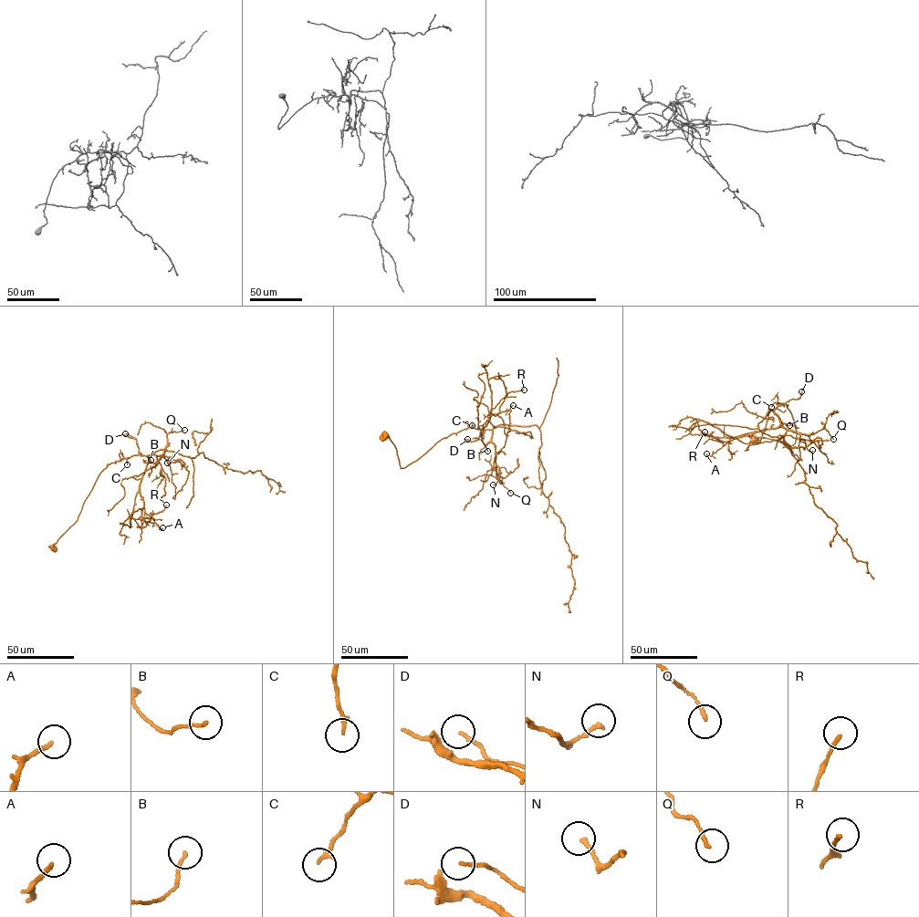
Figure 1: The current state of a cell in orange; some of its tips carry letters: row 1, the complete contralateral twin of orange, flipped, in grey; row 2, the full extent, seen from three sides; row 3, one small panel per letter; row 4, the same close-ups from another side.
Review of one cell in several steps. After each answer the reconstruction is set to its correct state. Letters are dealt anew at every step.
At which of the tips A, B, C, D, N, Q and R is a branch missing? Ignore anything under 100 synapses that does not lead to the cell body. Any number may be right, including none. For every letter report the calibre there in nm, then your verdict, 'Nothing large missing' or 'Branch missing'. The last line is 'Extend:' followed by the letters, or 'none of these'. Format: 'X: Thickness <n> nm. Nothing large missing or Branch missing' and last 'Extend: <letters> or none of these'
A: Thickness 180 nm. Nothing large missing
B: Thickness 130 nm. Nothing large missing
C: Thickness 180 nm. Nothing large missing
D: Thickness 110 nm. Nothing large missing
N: Thickness 180 nm. Nothing large missing
Q: Thickness 140 nm. Nothing large missing
R: Thickness 150 nm. Nothing large missing
Extend: none of these

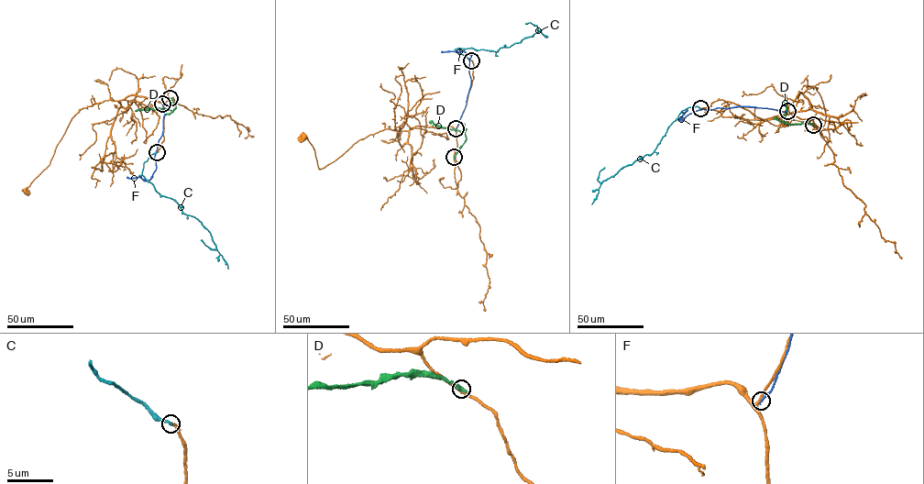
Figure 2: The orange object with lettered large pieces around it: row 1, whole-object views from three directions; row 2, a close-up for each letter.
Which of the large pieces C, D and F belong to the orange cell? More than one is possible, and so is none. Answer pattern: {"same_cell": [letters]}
{"same_cell": ["C"]}

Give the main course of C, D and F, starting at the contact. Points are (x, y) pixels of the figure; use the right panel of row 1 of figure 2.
C: (700, 108), (691, 107), (681, 111), (651, 154), (602, 181), (591, 204)
D: (813, 125), (785, 123), (786, 102)
F: (787, 111), (748, 106), (702, 108), (678, 120), (687, 109)

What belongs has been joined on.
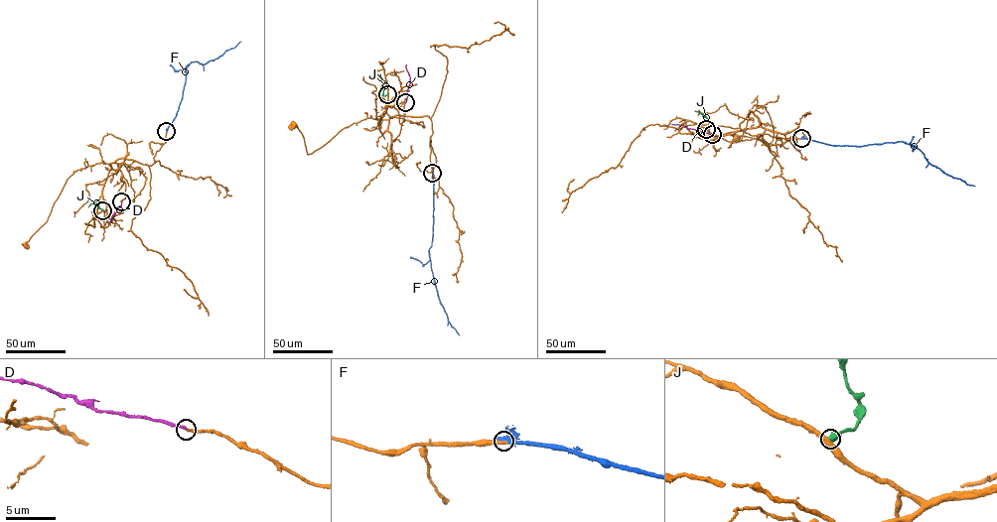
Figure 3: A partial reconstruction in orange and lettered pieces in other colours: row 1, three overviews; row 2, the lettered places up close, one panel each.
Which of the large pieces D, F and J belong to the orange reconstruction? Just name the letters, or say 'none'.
D, F

